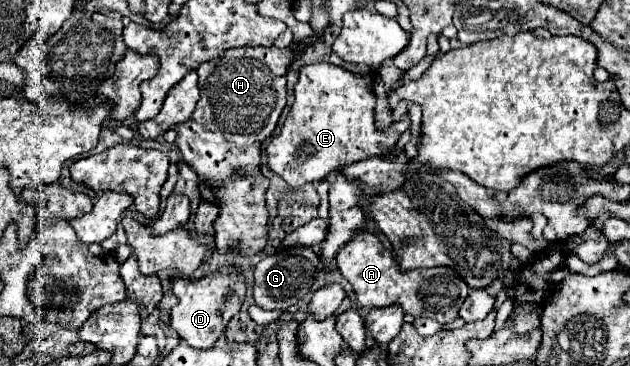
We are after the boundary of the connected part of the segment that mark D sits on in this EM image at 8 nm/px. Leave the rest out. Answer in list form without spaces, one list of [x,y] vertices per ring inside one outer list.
[[[221,268],[217,274],[189,282],[185,278],[173,280],[173,294],[179,298],[177,306],[169,310],[169,326],[191,348],[211,348],[223,334],[227,322],[241,310],[245,300],[245,280],[233,268]]]

